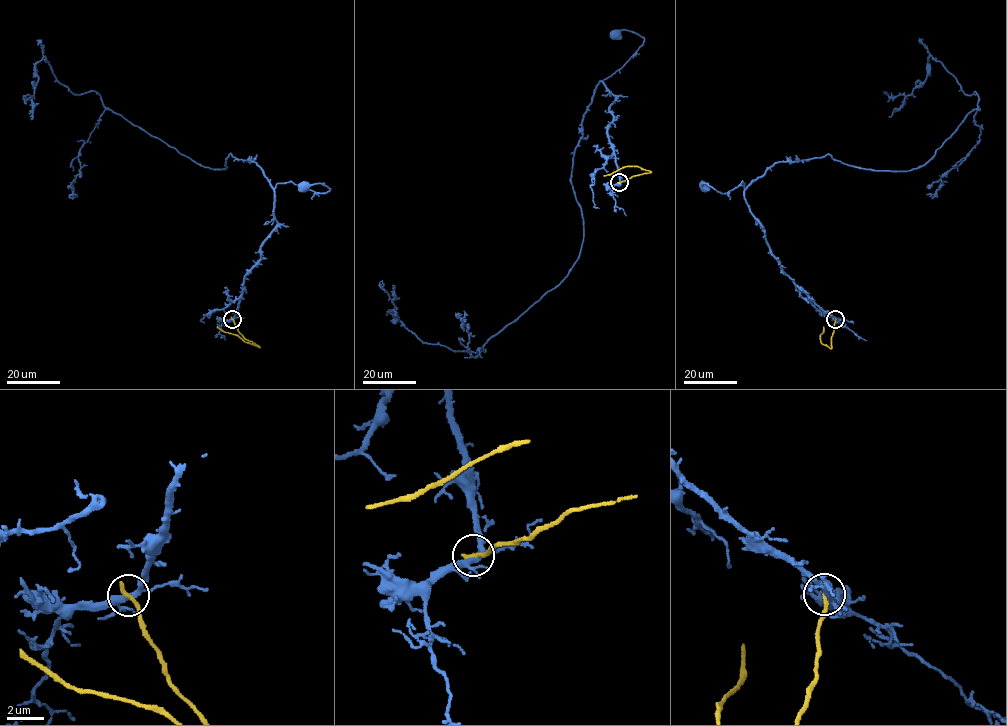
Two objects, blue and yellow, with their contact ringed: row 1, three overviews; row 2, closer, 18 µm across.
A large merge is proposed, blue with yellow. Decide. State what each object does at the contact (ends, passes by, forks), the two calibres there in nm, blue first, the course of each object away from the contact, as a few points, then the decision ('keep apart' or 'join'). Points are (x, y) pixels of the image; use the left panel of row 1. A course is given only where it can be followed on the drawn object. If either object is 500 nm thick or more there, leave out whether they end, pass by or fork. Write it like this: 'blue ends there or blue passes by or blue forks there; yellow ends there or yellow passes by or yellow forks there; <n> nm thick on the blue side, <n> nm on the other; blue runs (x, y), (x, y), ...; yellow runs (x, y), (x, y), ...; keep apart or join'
blue forks there; yellow ends there; 280 nm thick on the blue side, 300 nm on the other; blue runs (233, 318), (246, 273), (276, 225), (278, 184), (292, 182), (316, 193), (330, 189), (321, 183), (301, 186); yellow runs (232, 318), (238, 332), (259, 347), (217, 326); keep apart

